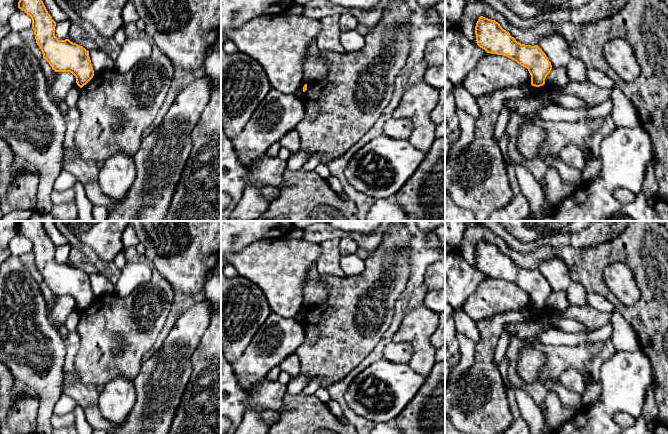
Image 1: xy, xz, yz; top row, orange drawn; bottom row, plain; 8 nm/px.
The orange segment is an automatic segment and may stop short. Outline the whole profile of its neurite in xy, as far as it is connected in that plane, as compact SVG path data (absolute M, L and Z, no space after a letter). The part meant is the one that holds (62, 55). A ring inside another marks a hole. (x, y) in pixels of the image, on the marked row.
M19 0L18 8L28 14L32 19L32 29L35 40L42 51L43 58L55 72L70 72L76 78L77 85L82 88L94 76L94 70L89 57L89 51L69 39L59 40L55 36L56 22L48 13L42 0Z

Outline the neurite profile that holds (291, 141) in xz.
M296 130L288 132L279 141L281 147L287 148L291 154L295 154L301 148L300 134Z

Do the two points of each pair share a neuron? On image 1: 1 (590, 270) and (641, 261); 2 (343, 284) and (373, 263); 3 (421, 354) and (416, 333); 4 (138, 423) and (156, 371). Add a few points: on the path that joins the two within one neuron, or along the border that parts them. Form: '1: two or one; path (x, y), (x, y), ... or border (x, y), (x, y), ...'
1: one; path (603, 257), (605, 255), (628, 255)
2: one; path (351, 284), (356, 284), (369, 271)
3: one; path (421, 349), (420, 338)
4: one; path (151, 410), (156, 404), (156, 384)

